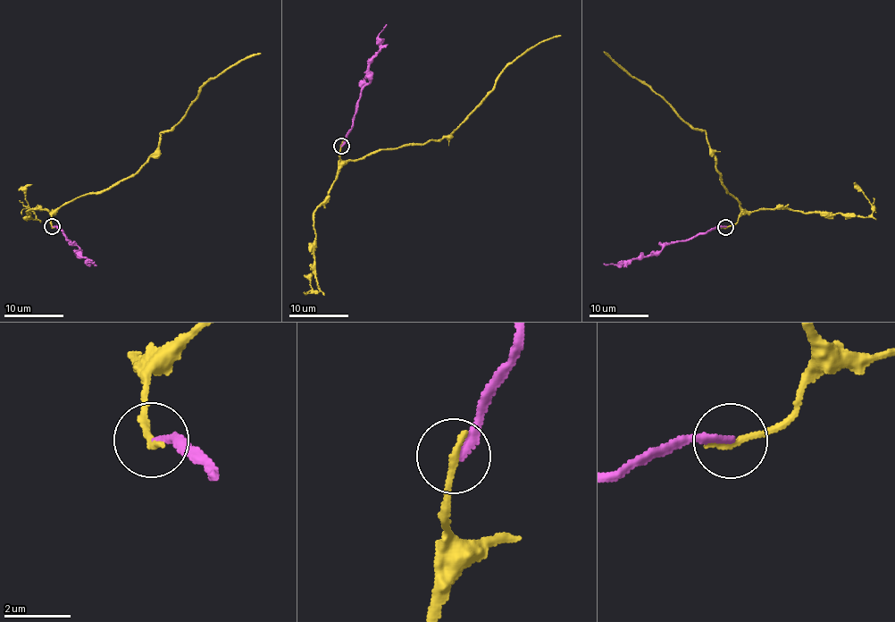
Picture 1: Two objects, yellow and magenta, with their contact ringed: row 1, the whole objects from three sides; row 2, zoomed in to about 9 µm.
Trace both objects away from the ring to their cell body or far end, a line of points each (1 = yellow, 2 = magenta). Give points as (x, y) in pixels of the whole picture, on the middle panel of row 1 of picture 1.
1: (340, 145), (342, 160), (358, 160), (380, 150), (440, 140), (494, 88), (509, 64), (561, 35)
2: (340, 145), (352, 125), (361, 91), (370, 81), (369, 61), (380, 50), (378, 33), (387, 24)

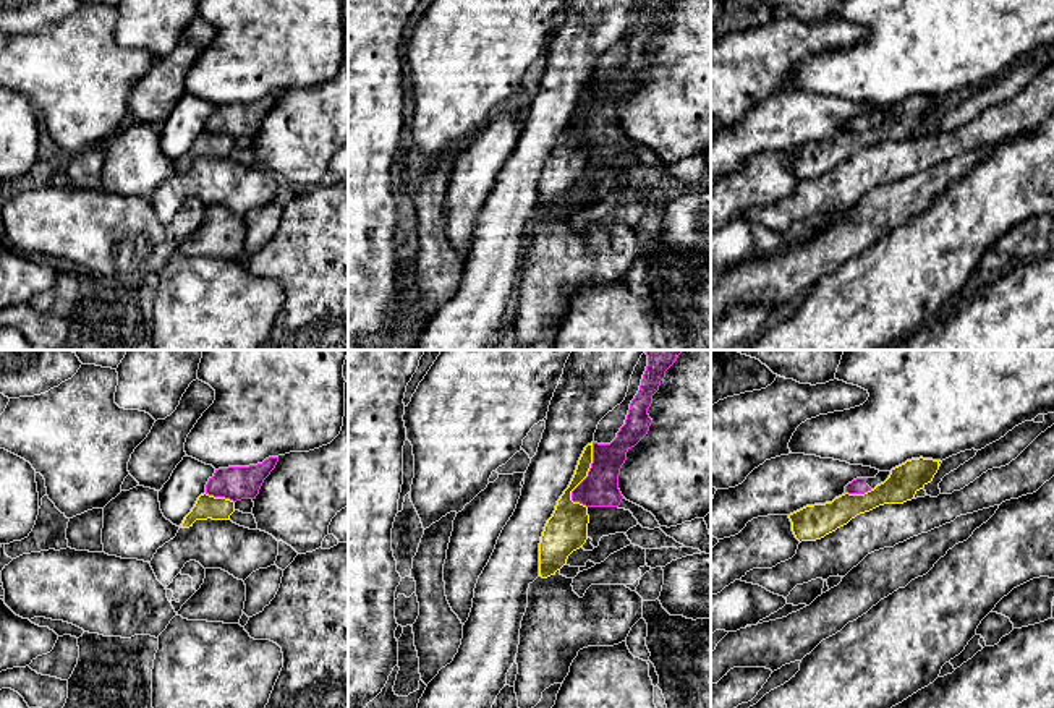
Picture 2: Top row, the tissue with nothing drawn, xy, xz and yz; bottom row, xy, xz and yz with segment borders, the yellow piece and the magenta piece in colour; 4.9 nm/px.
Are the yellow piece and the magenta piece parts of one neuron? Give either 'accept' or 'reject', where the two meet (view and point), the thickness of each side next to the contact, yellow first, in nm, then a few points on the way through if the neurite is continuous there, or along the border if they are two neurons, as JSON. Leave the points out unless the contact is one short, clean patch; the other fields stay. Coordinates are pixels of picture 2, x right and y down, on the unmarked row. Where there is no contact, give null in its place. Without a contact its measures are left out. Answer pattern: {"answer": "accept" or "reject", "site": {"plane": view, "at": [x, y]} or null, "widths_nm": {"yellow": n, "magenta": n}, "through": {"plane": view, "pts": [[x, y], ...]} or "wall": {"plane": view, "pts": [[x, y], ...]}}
{"answer": "reject", "site": {"plane": "xz", "at": [585, 114]}, "widths_nm": {"yellow": 190, "magenta": 180}, "wall": {"plane": "xz", "pts": [[593, 80], [588, 112], [572, 128], [572, 136], [586, 145]]}}

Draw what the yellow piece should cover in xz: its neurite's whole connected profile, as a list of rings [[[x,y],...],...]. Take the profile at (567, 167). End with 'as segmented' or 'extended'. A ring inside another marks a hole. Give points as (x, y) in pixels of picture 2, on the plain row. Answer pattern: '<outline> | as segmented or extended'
[[[593,79],[584,84],[568,125],[544,164],[539,180],[539,214],[542,215],[555,212],[567,201],[568,193],[588,177],[588,144],[573,139],[572,128],[588,113],[591,100]]] | as segmented

